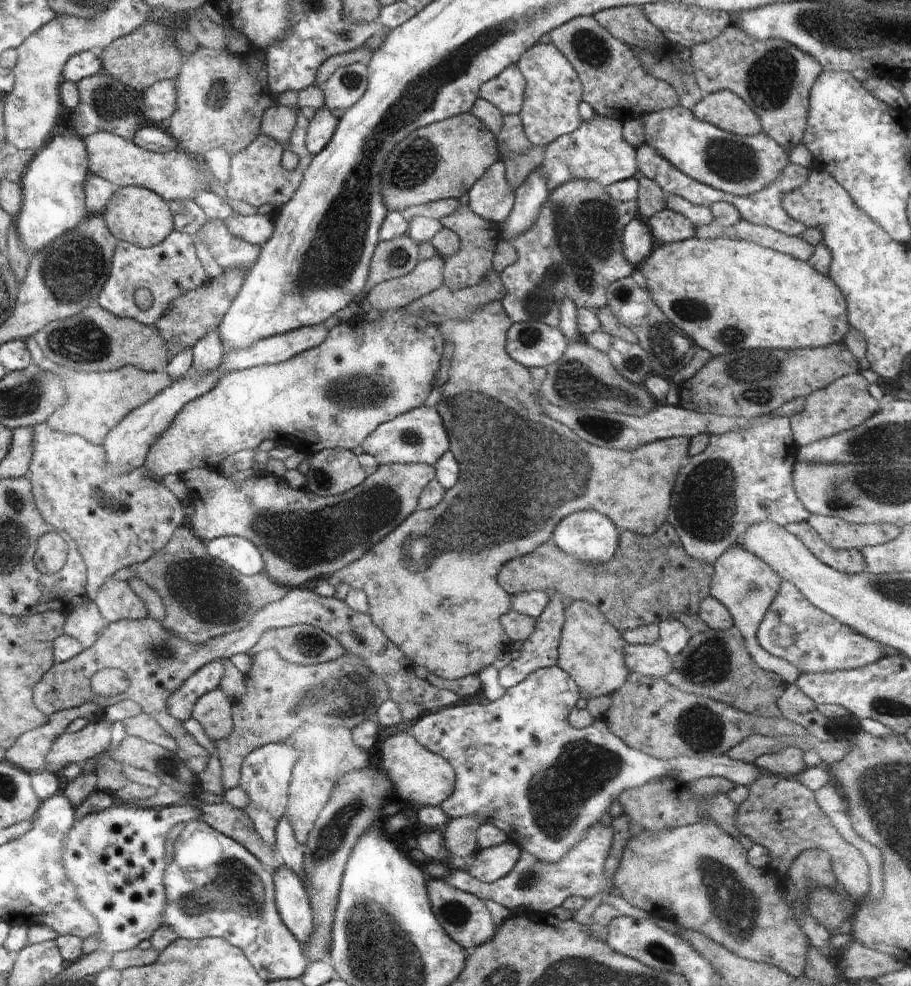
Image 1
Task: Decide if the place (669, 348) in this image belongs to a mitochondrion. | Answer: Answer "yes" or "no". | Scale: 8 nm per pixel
yes

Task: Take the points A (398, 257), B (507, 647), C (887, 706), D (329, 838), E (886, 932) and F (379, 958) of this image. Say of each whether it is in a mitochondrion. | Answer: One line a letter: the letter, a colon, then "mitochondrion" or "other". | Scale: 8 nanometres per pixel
A: mitochondrion
B: other
C: mitochondrion
D: mitochondrion
E: other
F: mitochondrion

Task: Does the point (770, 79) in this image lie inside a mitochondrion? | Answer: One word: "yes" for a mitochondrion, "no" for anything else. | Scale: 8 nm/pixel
yes

